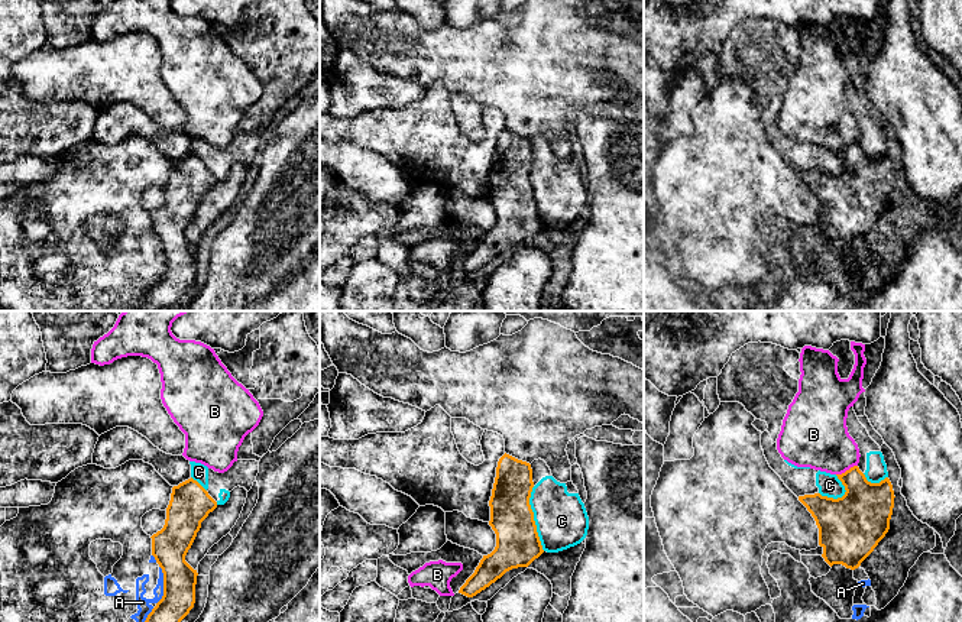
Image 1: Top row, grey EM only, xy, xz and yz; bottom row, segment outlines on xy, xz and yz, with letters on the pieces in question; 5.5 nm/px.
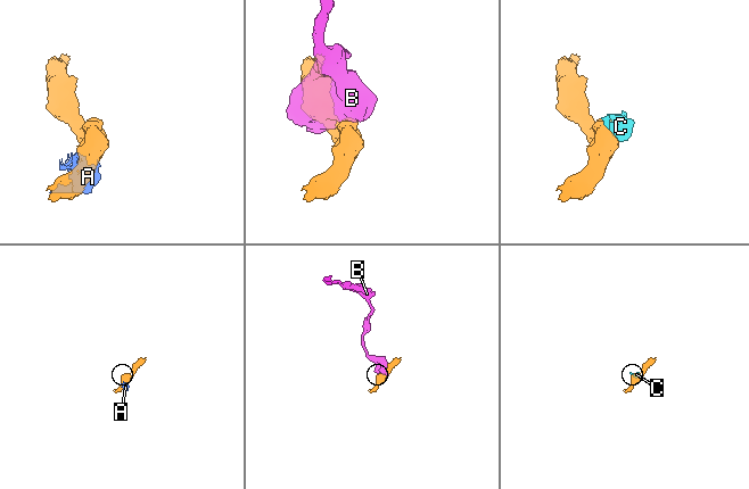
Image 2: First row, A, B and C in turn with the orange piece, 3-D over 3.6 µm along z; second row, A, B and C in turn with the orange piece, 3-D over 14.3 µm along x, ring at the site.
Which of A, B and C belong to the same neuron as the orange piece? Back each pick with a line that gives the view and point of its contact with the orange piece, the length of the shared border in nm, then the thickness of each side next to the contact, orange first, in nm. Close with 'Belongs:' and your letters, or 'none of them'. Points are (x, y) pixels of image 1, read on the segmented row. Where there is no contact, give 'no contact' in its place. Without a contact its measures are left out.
Belongs: none of them

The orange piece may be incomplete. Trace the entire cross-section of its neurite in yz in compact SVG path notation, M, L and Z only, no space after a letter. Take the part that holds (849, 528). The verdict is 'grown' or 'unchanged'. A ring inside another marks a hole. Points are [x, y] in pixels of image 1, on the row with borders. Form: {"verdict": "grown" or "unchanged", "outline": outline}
{"verdict": "unchanged", "outline": "M858 466L836 476L846 490L842 498L814 493L799 500L816 521L825 561L855 570L888 532L895 496L888 477L871 483Z"}

